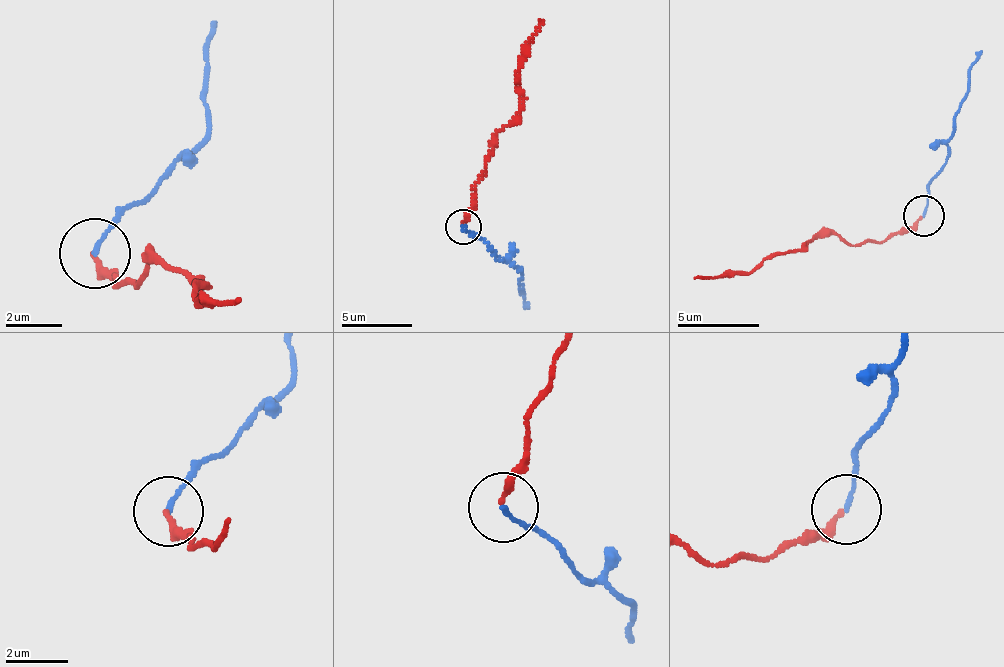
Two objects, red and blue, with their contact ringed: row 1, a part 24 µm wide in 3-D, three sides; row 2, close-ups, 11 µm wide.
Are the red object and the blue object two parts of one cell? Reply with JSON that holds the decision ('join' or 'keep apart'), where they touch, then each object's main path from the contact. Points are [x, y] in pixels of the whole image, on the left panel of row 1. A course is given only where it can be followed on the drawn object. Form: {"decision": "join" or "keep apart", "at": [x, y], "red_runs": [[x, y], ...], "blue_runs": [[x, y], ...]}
{"decision": "join", "at": [94, 253], "red_runs": [[93, 254], [117, 285], [136, 283], [147, 254], [201, 290], [199, 280], [198, 300], [196, 294], [242, 297]], "blue_runs": [[93, 254], [121, 215], [208, 131], [202, 41], [217, 18]]}

